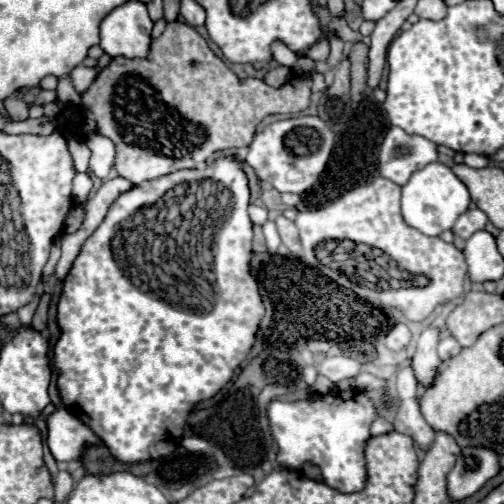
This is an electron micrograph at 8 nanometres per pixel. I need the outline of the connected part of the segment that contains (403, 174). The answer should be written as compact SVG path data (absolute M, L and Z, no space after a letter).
M392 126L380 148L378 170L384 178L402 186L412 172L436 162L436 158L438 150L434 142L424 136L410 136L402 128Z

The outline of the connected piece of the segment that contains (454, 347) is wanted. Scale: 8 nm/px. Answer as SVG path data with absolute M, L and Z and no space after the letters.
M444 336L442 340L440 340L440 344L438 344L438 356L440 356L440 360L448 360L448 358L452 358L452 356L456 356L458 352L462 350L462 346L458 344L458 340L454 338L454 336Z

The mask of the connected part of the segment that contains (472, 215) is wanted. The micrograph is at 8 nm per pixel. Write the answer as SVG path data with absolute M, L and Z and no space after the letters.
M472 208L456 220L452 232L460 238L470 238L474 232L482 230L486 226L486 222L488 222L488 216L480 208Z

